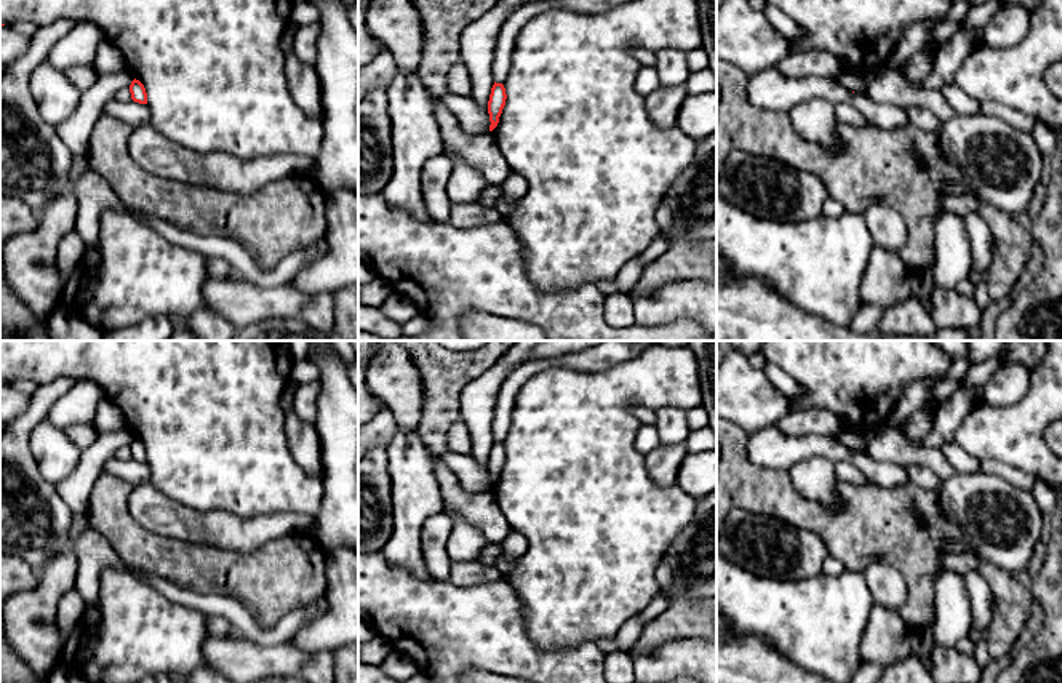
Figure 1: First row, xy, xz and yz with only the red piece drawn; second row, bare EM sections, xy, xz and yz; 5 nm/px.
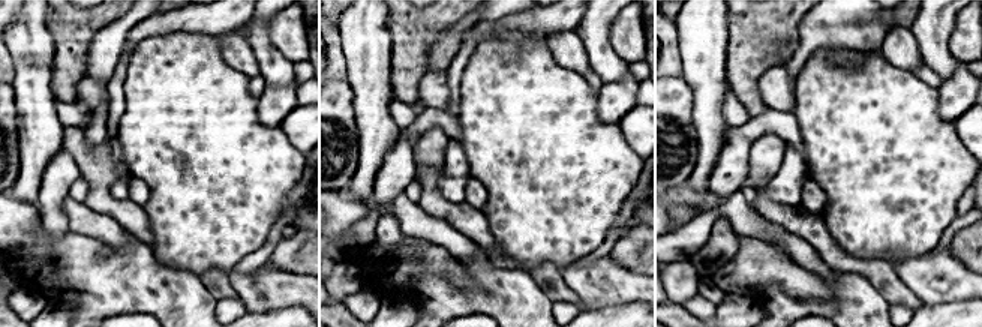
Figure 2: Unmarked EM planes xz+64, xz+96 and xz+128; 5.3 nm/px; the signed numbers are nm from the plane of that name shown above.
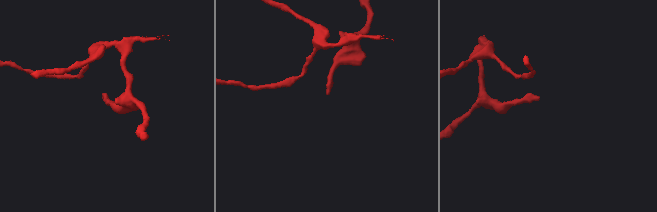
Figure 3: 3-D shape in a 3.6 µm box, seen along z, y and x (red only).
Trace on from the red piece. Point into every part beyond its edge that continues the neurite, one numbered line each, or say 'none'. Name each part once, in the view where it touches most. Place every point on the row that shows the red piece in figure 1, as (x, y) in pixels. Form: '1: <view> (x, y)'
none

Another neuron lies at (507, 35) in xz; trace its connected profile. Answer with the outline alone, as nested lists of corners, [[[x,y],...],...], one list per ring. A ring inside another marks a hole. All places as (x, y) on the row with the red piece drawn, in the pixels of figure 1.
[[[544,0],[529,2],[515,10],[499,30],[493,54],[491,75],[496,83],[505,83],[510,72],[510,59],[520,29],[534,16],[550,10],[574,10],[585,14],[600,14],[633,0]]]

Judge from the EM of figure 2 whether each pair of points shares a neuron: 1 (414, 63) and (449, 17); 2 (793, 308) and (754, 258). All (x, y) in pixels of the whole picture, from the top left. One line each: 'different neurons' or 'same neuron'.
1: same neuron
2: different neurons

